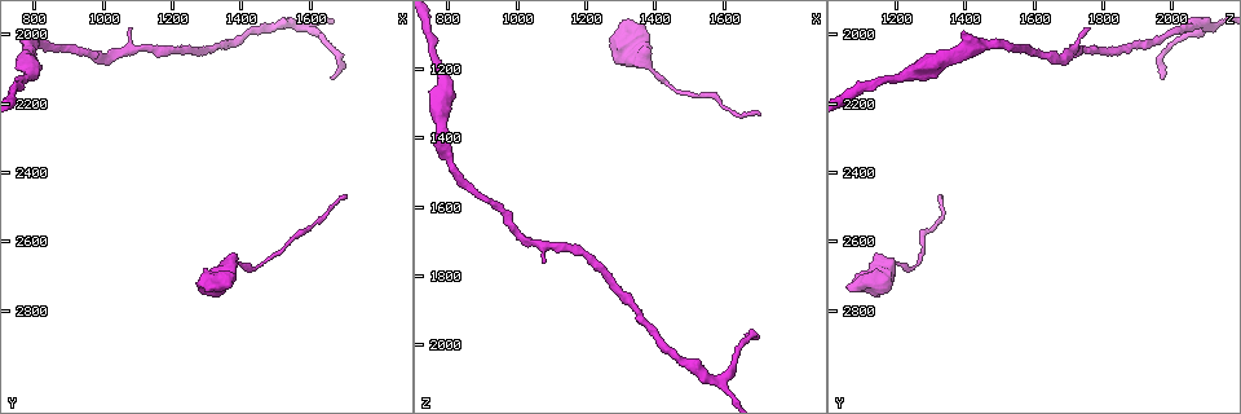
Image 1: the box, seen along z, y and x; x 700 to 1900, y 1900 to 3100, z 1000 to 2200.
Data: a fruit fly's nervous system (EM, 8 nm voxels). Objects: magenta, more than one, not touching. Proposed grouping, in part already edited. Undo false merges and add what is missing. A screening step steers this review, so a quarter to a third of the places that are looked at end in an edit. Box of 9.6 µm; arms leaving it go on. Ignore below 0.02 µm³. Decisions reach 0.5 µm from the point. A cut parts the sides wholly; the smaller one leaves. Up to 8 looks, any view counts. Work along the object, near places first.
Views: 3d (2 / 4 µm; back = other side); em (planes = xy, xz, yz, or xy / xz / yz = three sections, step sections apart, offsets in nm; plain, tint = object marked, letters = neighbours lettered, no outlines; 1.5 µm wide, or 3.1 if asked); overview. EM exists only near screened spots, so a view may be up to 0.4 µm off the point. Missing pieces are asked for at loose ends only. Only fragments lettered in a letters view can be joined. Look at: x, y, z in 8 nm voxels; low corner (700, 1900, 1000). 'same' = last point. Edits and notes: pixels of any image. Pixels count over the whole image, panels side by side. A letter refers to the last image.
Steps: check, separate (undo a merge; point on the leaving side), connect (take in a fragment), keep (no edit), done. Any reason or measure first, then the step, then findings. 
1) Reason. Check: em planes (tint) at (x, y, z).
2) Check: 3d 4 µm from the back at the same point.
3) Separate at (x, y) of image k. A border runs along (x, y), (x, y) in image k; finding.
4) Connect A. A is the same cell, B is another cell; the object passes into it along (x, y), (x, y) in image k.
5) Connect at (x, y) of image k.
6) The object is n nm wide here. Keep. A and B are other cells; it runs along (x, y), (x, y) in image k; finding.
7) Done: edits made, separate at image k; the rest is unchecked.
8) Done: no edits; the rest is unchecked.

Calibre changes. Check: em yz step 8 (tint) at (790, 2110, 1240).

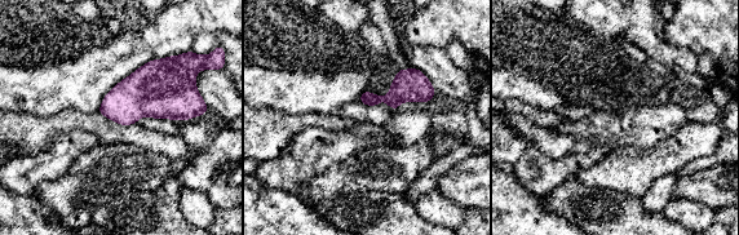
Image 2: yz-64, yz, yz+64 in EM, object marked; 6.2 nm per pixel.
Another direction. Check: em xz step 8 (letters) at the same point.

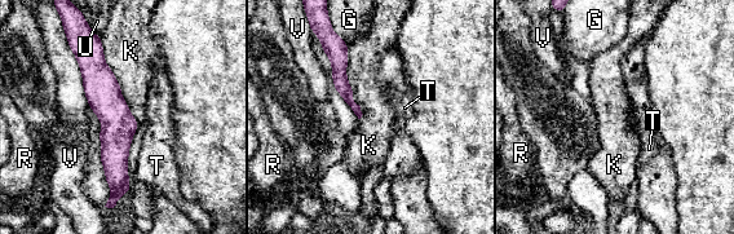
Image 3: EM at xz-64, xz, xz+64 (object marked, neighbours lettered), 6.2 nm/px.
The longest contact is with K, 650 nm. Keep. G, K, R, T, U and V are other cells; a border runs along (93, 32), (100, 36) in image 3; all the same neuron.

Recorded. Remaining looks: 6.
Tapers out. Check: em planes (letters) at (1710, 2460, 1330).

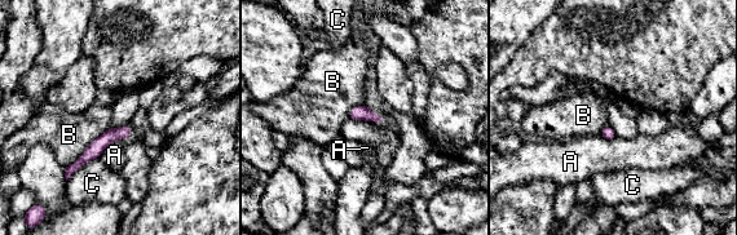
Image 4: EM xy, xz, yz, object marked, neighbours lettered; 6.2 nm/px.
Keep. A, B and C are other cells; it runs along (128, 131), (107, 136), (78, 164) in image 4; none of them fits.

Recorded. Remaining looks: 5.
Branch stops here. Check: 3d 4 µm from the back at (1360, 2730, 1070).

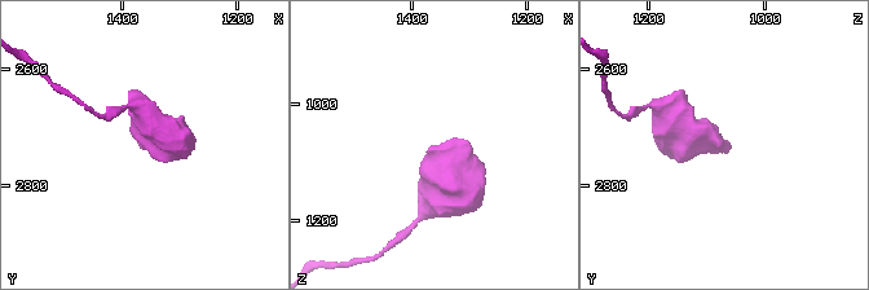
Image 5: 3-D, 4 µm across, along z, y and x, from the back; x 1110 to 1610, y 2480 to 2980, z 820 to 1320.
Shape alone is not enough. Check: em yz step 4 (tint) at (1365, 2735, 1075).

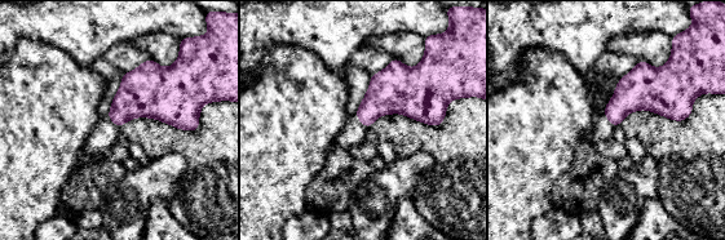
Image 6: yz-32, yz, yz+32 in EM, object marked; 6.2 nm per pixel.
Check: em planes (letters) at the same point.

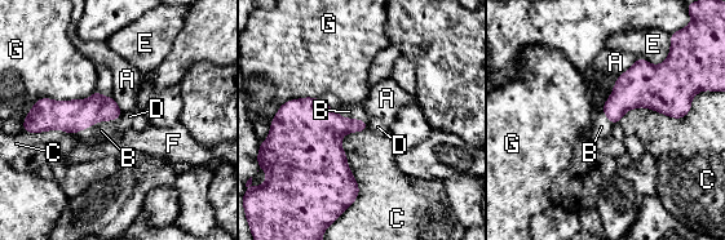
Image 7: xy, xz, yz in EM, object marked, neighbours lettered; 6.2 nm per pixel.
Connect B. B is the same cell, A, C, D, E, F and G are other cells; the object passes into it along (73, 116), (94, 123), (101, 130) in image 7; it goes on there.

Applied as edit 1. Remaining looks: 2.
Done: edits made, connect at image 7; the rest is unchecked.

